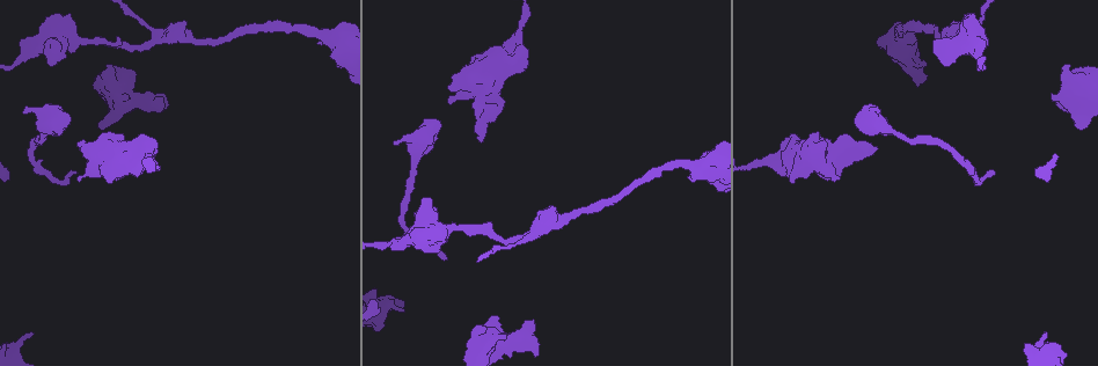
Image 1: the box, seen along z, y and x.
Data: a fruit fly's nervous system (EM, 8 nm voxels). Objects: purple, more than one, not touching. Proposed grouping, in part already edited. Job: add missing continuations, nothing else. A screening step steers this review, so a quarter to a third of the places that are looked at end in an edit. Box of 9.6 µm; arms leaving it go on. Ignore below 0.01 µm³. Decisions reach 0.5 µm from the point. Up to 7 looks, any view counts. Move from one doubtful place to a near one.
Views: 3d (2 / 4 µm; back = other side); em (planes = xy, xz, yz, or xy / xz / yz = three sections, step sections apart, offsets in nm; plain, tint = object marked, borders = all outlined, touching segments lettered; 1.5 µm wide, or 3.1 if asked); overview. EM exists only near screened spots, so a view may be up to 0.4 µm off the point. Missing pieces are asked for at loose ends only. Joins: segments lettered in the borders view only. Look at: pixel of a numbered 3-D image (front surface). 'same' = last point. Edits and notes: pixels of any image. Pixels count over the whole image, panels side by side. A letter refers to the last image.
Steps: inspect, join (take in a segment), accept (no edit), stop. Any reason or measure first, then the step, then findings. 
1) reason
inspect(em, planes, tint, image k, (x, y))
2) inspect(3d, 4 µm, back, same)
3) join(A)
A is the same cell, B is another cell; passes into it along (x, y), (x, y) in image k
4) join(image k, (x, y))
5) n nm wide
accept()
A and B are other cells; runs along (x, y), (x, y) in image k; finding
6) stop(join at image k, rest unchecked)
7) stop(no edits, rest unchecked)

inspect(3d, 2 µm, image 1, (1044, 334))

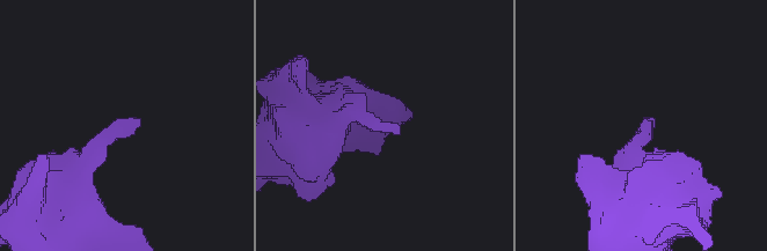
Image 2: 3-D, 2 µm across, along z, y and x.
shape alone is not enough
inspect(em, planes, plain, image 2, (397, 129))

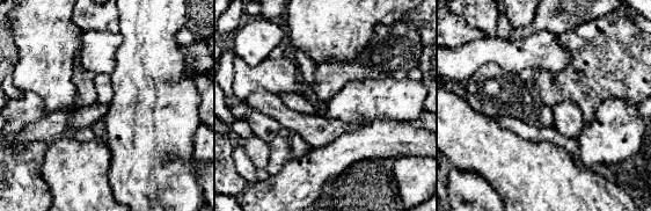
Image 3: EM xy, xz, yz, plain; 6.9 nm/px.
what lies round it
inspect(em, planes, borders, same)

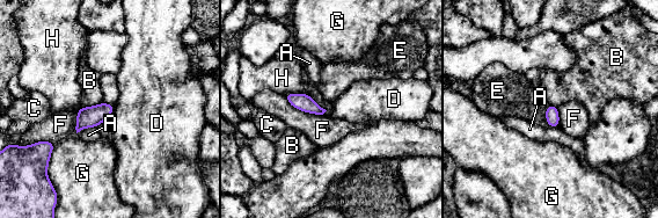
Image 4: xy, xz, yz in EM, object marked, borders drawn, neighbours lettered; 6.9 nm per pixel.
accept()
A, B, C, D, E, F, G and H are other cells; border along (115, 106), (107, 118) in image 4; none of them fits

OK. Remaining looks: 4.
an open end
inspect(em, yz, step 8, borders, image 1, (449, 95))

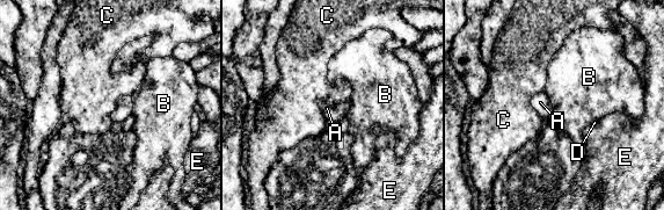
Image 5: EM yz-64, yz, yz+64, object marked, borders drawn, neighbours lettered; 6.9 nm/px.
cut it another way
inspect(em, xz, step 8, borders, same)

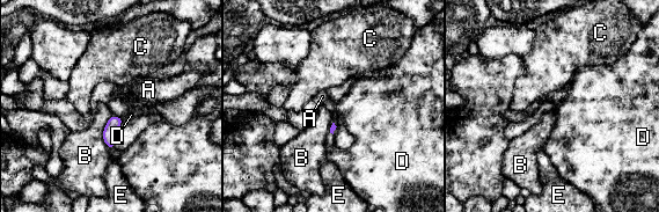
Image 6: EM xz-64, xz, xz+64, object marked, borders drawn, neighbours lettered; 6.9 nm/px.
B touches over 240 nm
accept()
A, B, C, D and E are other cells; border along (111, 115), (102, 133), (108, 148) in image 6; none of them fits

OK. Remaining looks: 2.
free end
inspect(3d, 4 µm, image 1, (25, 112))

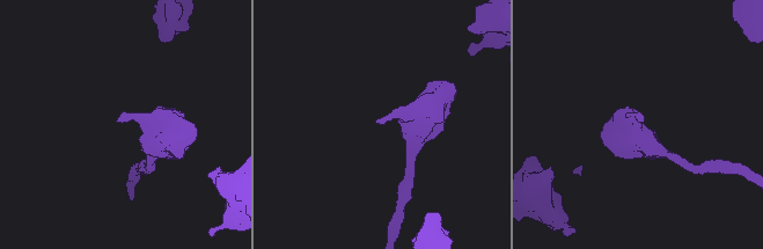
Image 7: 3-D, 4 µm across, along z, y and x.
inspect(em, planes, borders, image 7, (119, 122))

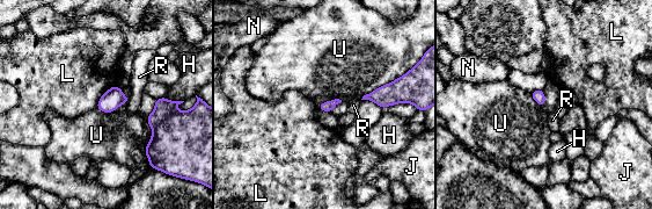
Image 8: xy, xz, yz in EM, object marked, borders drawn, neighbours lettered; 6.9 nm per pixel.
U touches over 320 nm
accept()
H, J, L, N, R and U are other cells; no lettered segment goes on from it

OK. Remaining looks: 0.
stop(no edits, rest unchecked)

